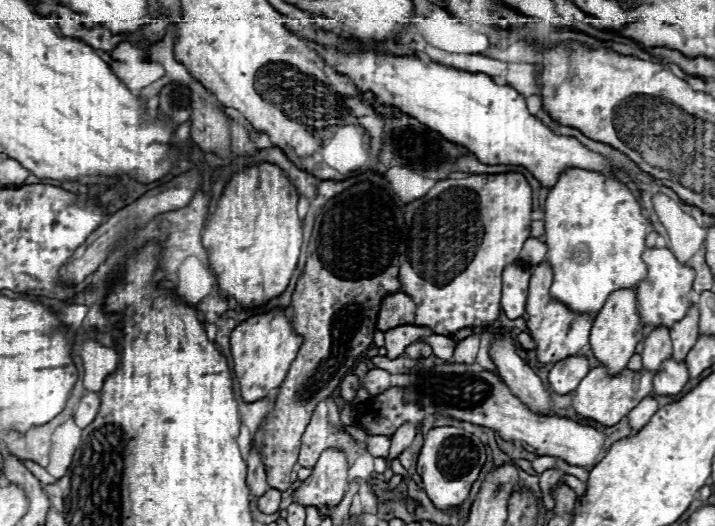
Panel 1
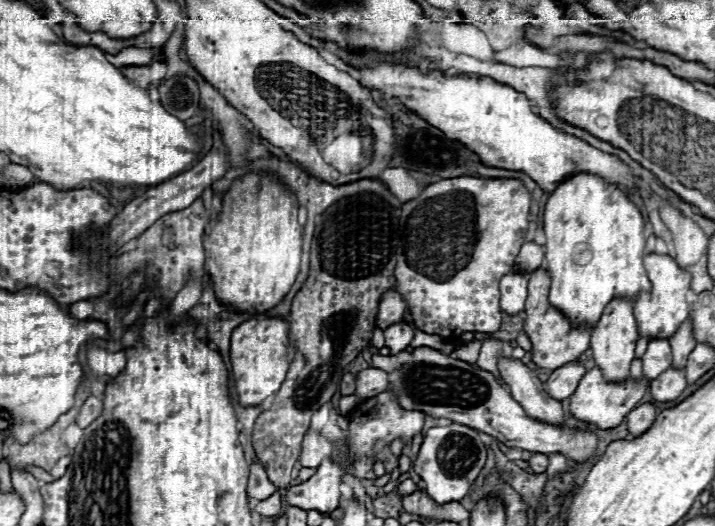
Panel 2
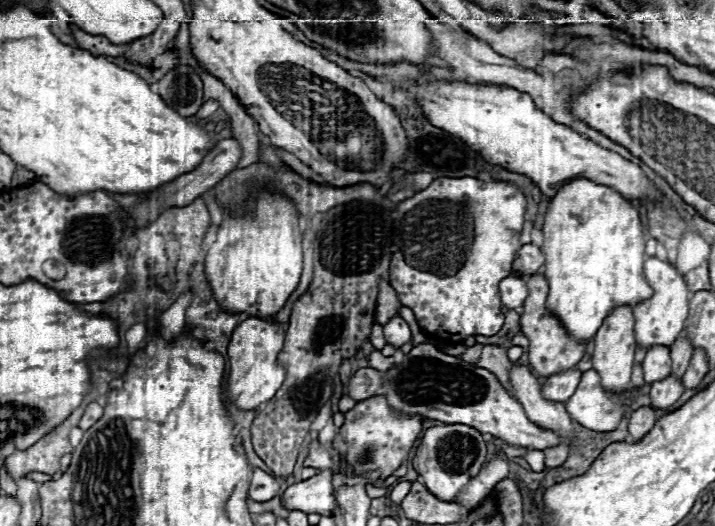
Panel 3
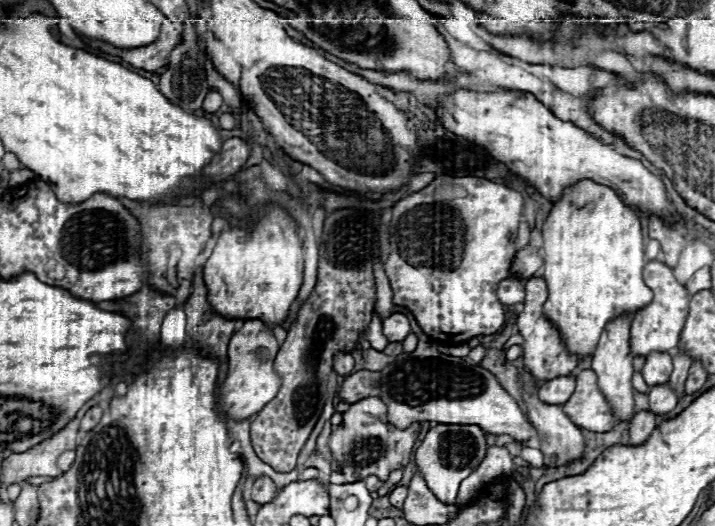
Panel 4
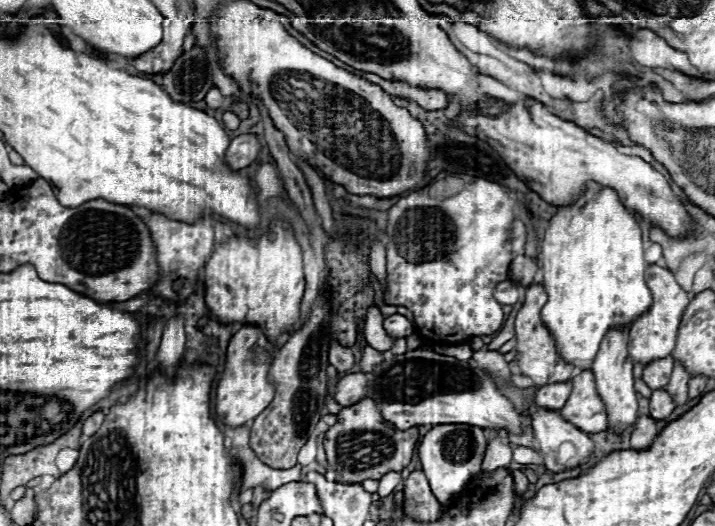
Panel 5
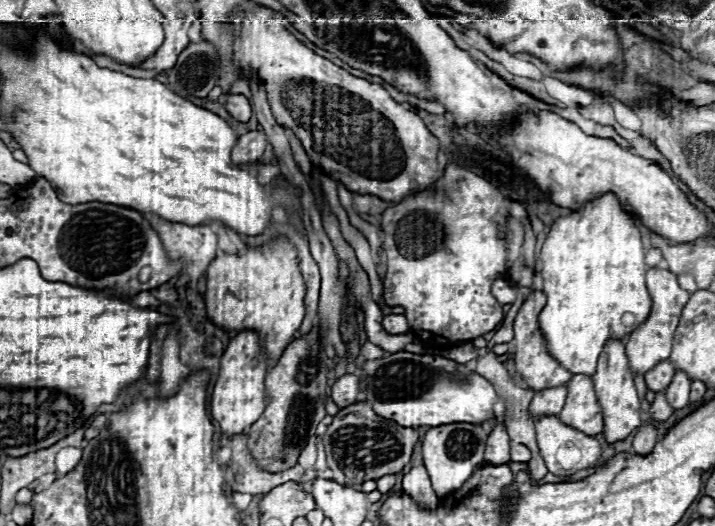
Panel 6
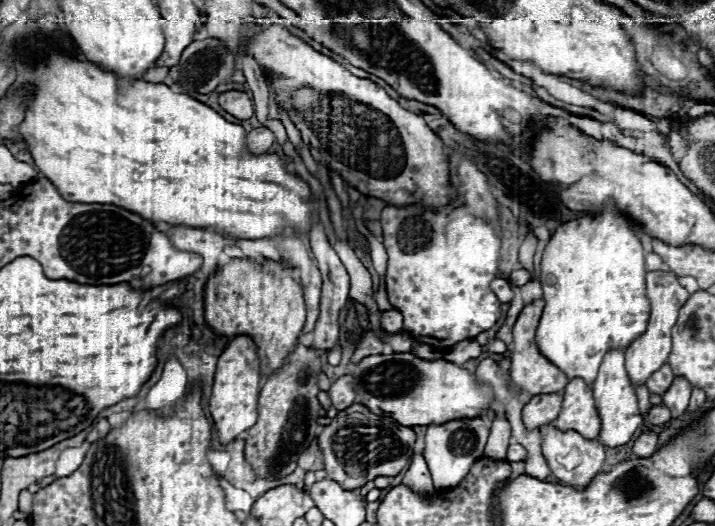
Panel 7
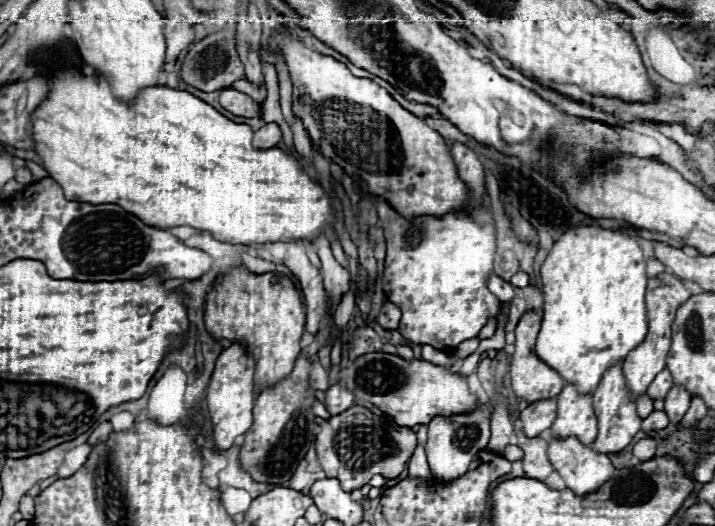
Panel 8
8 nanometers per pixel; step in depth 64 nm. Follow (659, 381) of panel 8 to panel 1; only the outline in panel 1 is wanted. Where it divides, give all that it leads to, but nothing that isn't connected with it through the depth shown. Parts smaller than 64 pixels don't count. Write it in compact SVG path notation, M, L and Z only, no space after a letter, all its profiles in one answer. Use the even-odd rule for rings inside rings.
M656 328L650 332L642 352L642 364L648 372L660 372L662 364L672 356L672 342L666 328Z

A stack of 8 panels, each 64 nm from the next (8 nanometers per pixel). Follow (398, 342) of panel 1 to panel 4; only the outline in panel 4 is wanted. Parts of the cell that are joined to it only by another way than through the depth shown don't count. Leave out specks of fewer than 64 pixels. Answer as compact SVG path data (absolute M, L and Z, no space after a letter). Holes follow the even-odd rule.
M392 314L384 320L384 336L390 342L402 342L410 334L410 322L404 314Z

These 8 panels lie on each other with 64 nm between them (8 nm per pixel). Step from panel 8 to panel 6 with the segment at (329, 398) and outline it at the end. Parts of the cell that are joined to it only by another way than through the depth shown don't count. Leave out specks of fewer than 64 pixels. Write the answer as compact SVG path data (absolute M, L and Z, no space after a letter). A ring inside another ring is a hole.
M344 374L344 376L340 376L336 382L334 382L334 386L332 386L332 390L330 390L330 398L336 402L336 406L338 408L346 408L346 406L350 406L350 404L354 404L356 402L356 396L358 396L358 376L354 376L354 374Z

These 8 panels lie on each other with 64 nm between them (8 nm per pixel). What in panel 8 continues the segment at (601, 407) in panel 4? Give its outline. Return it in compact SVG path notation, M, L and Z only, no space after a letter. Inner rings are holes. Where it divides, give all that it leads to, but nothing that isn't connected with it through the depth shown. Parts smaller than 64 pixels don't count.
M564 386L560 396L556 398L556 404L558 404L558 410L556 410L556 420L552 422L550 426L550 436L554 440L564 440L564 438L578 438L582 444L592 444L594 438L596 438L596 416L594 416L594 410L592 410L592 396L580 396L576 392L576 388L572 386Z

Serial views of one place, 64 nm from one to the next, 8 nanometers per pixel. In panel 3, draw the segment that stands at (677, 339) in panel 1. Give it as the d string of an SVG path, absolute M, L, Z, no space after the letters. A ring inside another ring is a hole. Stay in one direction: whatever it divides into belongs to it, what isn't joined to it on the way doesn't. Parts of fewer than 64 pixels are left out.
M684 334L676 340L676 344L670 346L670 354L672 354L672 376L674 376L674 378L682 380L682 376L684 376L688 364L690 364L692 352L694 352L694 348L692 348L692 344L686 340Z

